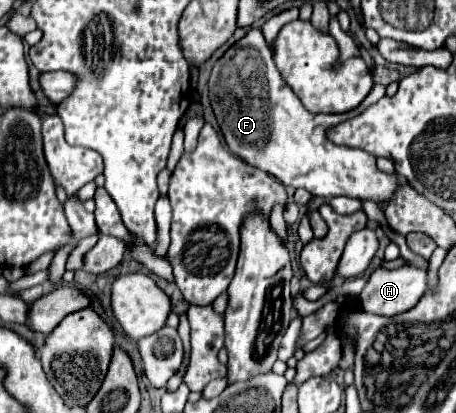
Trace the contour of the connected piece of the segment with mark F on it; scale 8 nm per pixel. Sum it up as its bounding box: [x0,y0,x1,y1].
[208,29,404,203]

